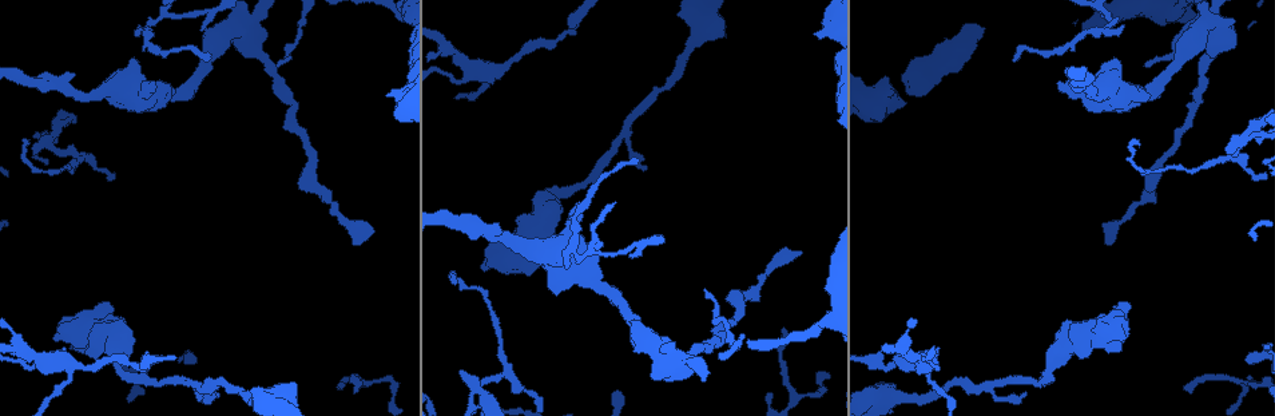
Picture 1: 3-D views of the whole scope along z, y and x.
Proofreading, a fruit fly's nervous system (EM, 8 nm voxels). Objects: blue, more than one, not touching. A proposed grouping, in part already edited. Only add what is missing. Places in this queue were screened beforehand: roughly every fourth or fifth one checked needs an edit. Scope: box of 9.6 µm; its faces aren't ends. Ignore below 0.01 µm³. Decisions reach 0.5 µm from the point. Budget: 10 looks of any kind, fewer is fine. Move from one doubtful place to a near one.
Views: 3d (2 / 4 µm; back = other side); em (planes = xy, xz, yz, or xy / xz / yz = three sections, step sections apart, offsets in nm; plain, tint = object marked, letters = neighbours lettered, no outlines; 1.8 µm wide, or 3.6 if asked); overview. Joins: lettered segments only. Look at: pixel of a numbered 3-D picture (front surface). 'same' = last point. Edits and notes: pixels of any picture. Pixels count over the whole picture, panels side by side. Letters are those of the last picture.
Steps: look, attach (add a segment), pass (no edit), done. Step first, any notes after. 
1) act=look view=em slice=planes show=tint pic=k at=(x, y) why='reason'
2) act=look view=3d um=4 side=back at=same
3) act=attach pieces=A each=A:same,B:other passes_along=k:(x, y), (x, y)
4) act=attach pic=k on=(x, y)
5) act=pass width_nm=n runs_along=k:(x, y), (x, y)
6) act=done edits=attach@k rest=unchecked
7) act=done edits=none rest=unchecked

act=look view=3d um=4 side=back pic=1 at=(802, 252)

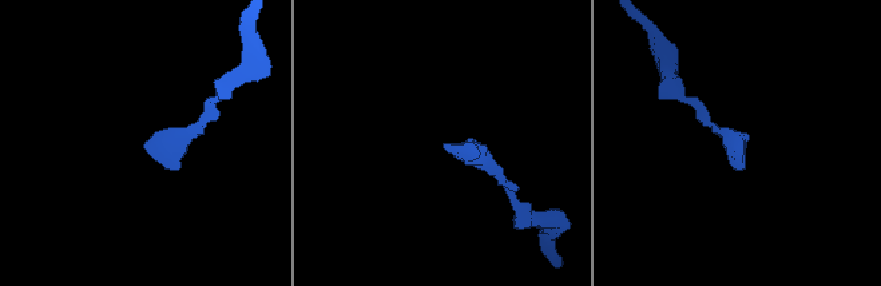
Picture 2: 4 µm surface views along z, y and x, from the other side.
act=look view=em slice=planes show=letters pic=2 at=(443, 144)

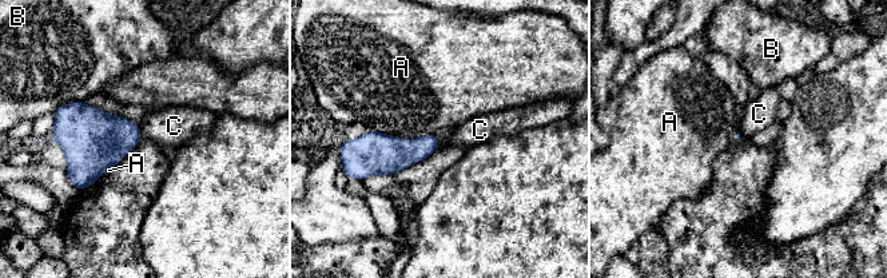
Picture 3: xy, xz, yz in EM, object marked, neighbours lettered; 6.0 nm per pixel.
act=pass each=A:other,B:other,C:other border=3:(136, 123), (142, 136) found='no lettered segment goes on from it'

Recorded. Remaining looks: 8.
act=look view=em slice=xz step=8 show=letters pic=1 at=(888, 95) why='branch stops here'

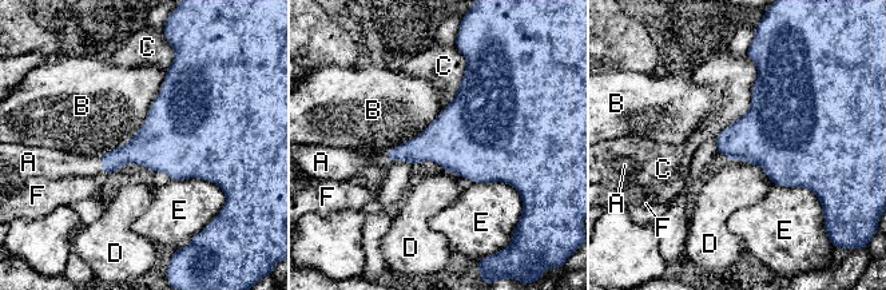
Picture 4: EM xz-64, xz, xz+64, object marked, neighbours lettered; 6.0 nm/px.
act=attach pieces=A each=A:same,B:other,C:other,D:other,E:other,F:other passes_along=4:(140, 150), (102, 165), (60, 163) found='the cell continues'

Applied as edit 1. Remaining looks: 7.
act=look view=3d um=2 pic=1 at=(88, 369) why='three-way junction'

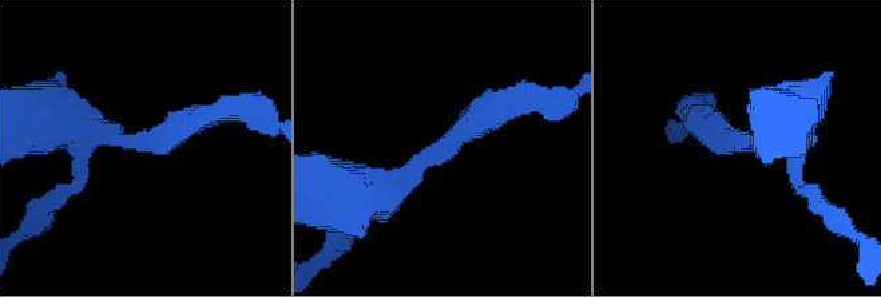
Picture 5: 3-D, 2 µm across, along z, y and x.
act=look view=em slice=planes show=letters pic=5 at=(436, 151) arms=3 why='need the tissue'

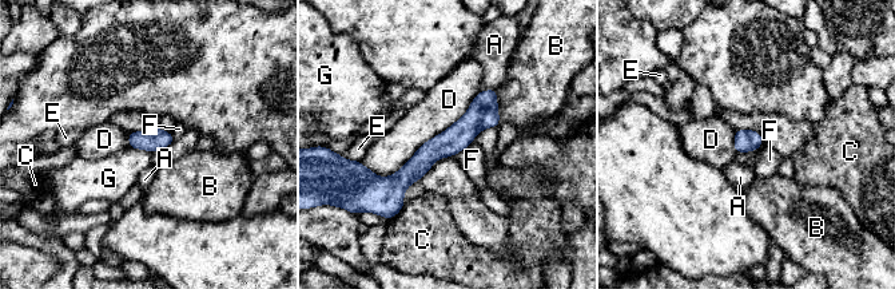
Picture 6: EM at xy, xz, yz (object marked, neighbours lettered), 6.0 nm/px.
act=pass longest_contact=D:850nm each=A:other,B:other,C:other,D:other,E:other,F:other,G:other runs_along=6:(493, 92), (448, 143), (380, 182) found='no lettered segment goes on from it'

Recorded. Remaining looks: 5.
act=look view=3d um=4 pic=1 at=(1239, 142) why='three-way junction'

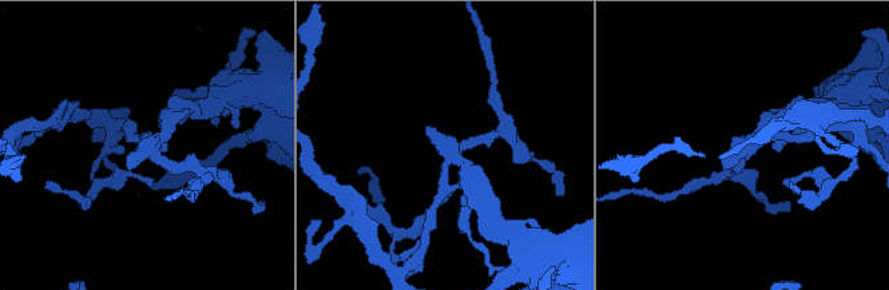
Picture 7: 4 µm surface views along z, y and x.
act=look view=em slice=planes show=letters pic=7 at=(149, 148) arms=3 why='need the tissue'

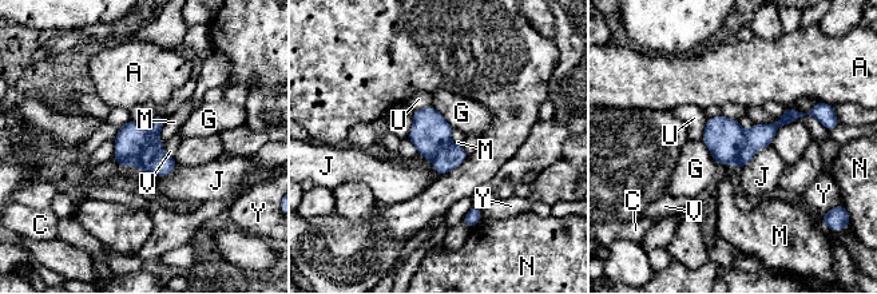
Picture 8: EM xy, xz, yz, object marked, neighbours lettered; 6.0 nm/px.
act=pass longest_contact=J:300nm each=A:other,C:other,G:other,J:other,M:other,N:other,U:other,V:other,Y:other found='no lettered segment goes on from it'

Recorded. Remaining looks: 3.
act=done edits=attach@4 rest=unchecked

